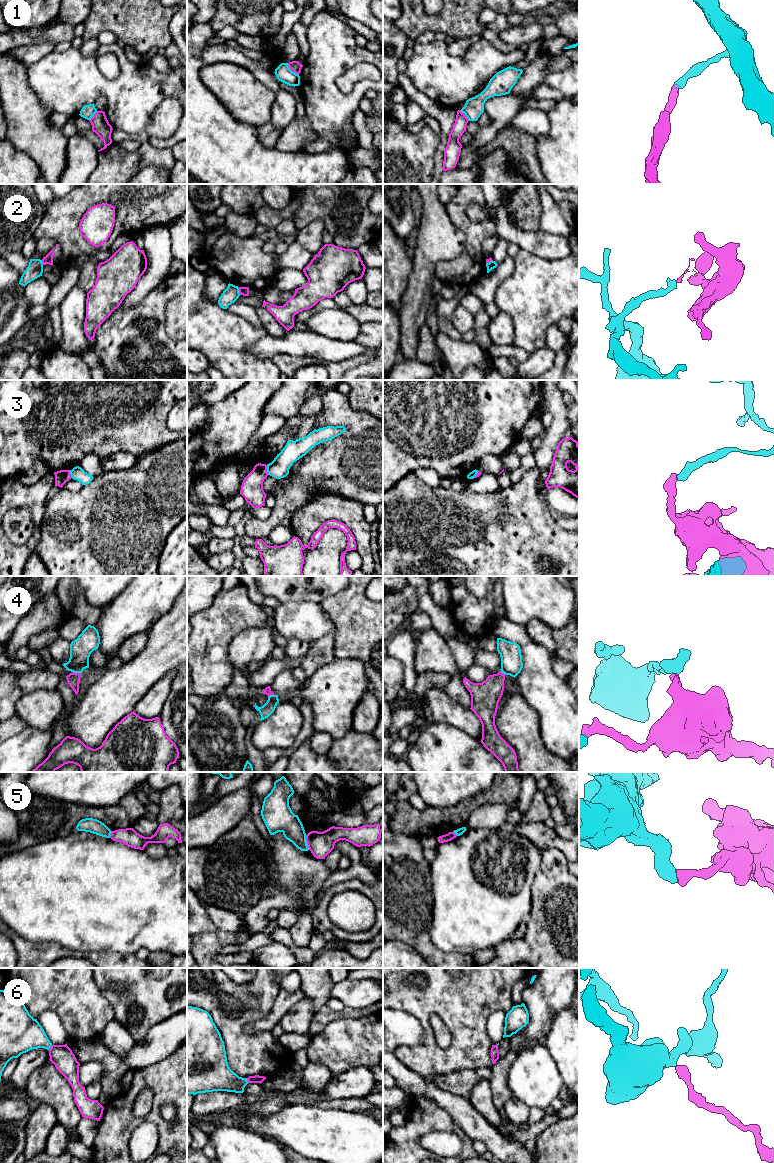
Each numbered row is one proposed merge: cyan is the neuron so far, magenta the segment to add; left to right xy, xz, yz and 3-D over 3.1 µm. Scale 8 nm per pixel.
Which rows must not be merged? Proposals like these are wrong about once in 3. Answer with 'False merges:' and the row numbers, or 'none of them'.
False merges: 1, 2, 3, 4, 5

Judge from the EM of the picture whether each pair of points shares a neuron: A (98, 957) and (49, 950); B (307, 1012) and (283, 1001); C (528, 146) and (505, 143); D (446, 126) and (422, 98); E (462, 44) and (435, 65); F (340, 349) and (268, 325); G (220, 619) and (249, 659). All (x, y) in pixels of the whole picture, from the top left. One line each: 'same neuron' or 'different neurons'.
A: same neuron
B: different neurons
C: same neuron
D: same neuron
E: different neurons
F: different neurons
G: different neurons

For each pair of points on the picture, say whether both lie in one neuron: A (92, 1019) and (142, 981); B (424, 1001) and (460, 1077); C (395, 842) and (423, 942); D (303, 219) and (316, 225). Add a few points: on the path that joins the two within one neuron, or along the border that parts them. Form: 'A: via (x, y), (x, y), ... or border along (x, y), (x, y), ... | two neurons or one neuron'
A: border along (97, 986), (111, 1006), (115, 1018) | two neurons
B: border along (474, 1069), (449, 1071), (439, 1074), (435, 1080) | two neurons
C: via (404, 867), (404, 914), (407, 917) | one neuron
D: border along (325, 226), (320, 219), (314, 219), (299, 230) | two neurons

